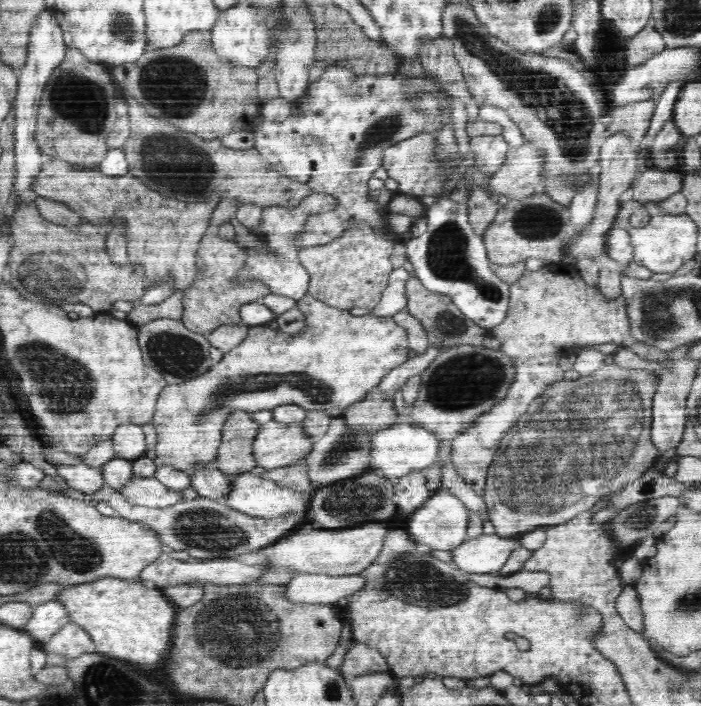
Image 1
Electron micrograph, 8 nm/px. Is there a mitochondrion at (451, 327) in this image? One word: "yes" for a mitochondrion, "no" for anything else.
yes

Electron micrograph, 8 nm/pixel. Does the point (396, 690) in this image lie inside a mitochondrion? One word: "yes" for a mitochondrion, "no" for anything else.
no

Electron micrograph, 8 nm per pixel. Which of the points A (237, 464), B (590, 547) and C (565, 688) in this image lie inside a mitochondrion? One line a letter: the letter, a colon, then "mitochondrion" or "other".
A: other
B: other
C: other

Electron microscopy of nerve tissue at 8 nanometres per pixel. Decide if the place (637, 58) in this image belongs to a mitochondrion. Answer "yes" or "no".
no

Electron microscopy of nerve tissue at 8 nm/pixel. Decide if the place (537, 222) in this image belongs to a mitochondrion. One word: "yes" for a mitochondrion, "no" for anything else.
yes

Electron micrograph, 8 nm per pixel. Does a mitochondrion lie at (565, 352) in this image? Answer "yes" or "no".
no

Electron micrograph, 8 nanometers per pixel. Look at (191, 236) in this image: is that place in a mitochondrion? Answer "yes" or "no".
no

